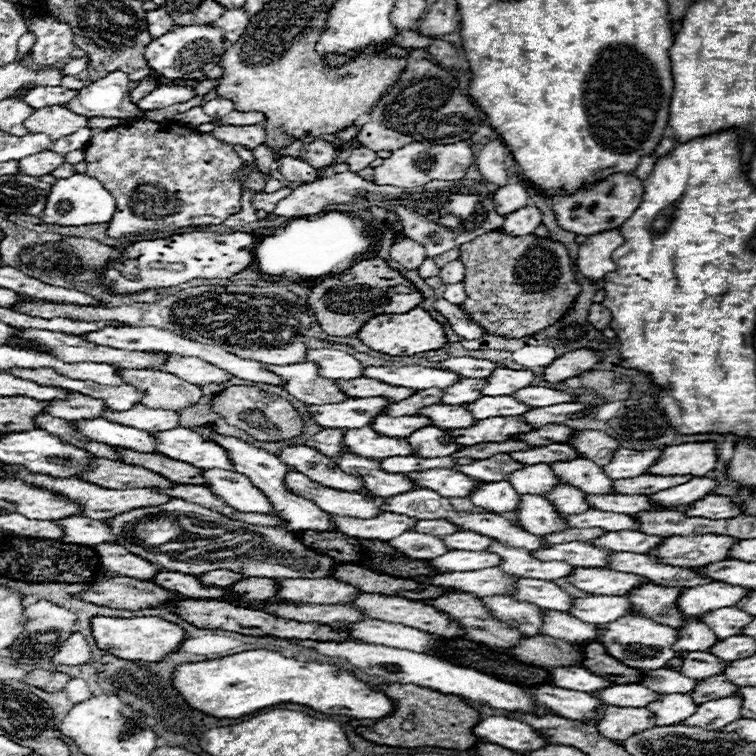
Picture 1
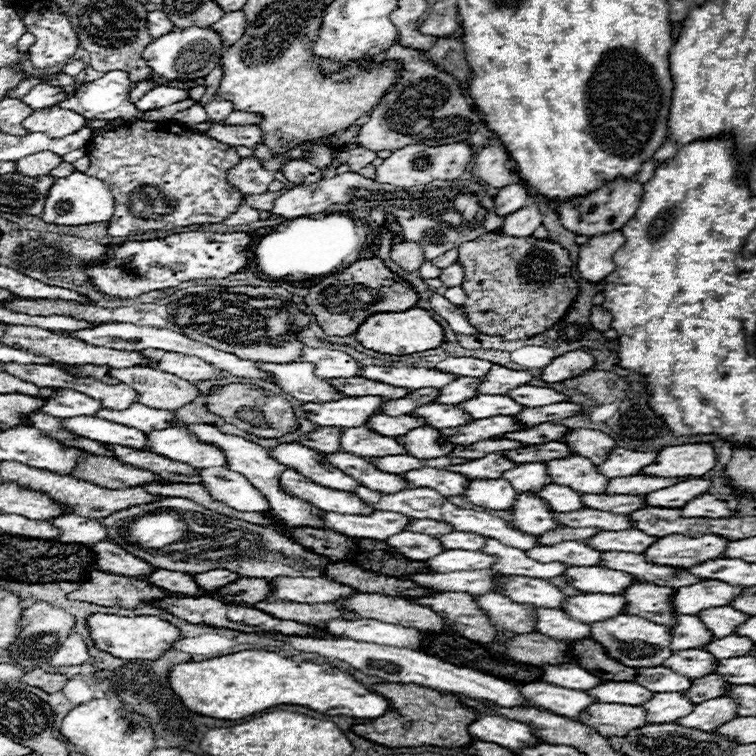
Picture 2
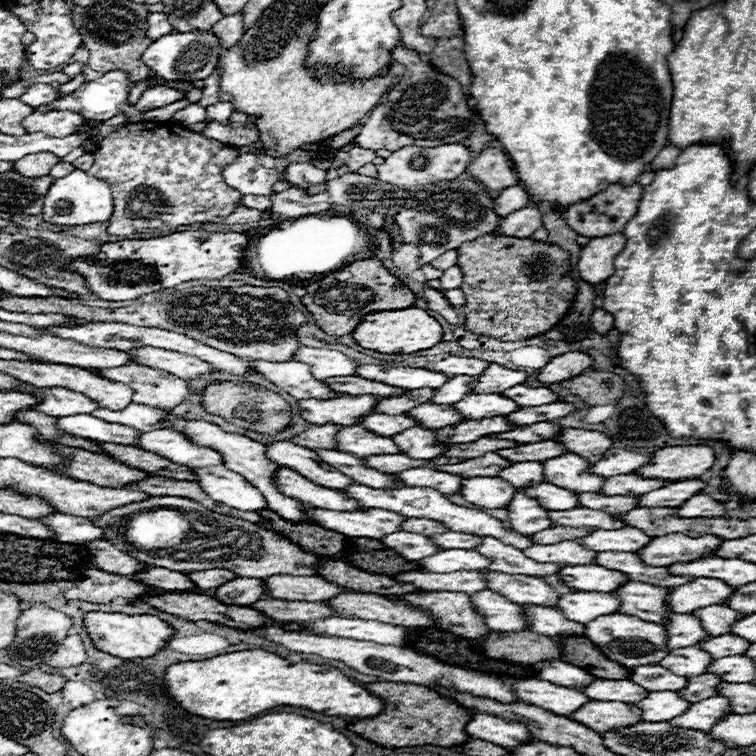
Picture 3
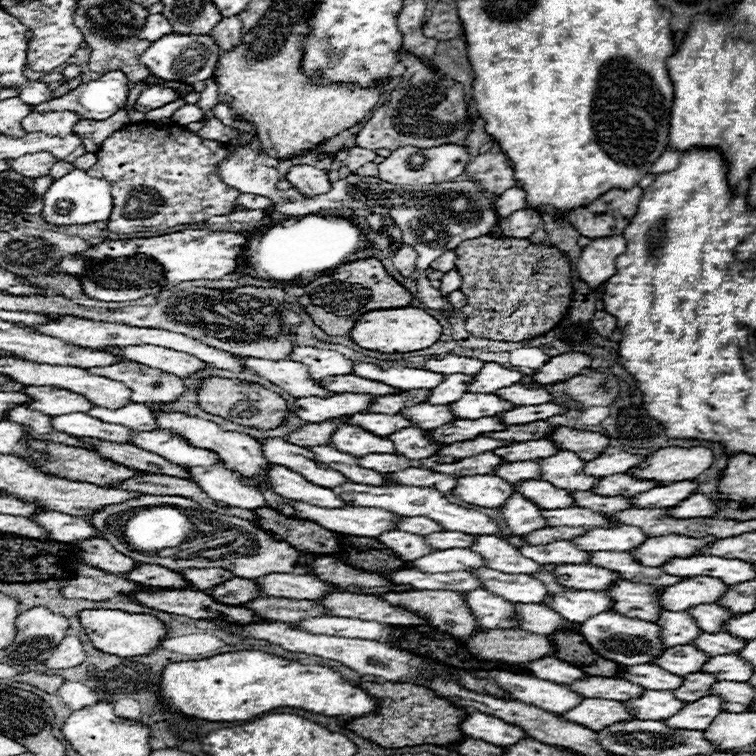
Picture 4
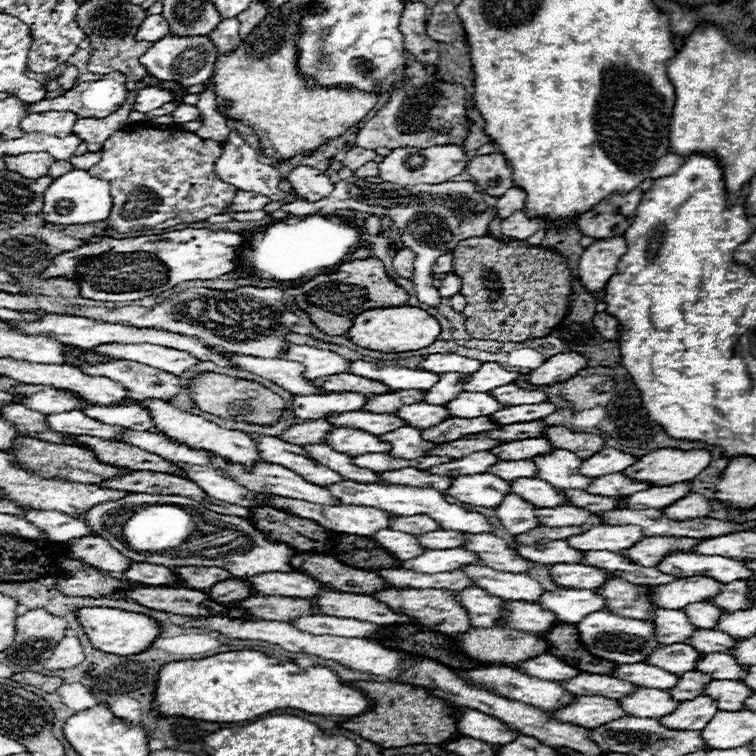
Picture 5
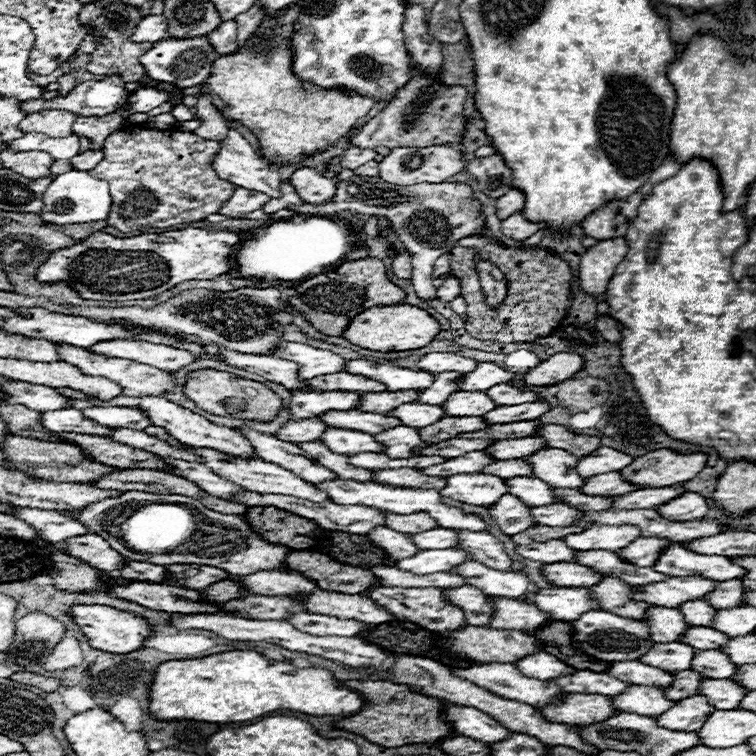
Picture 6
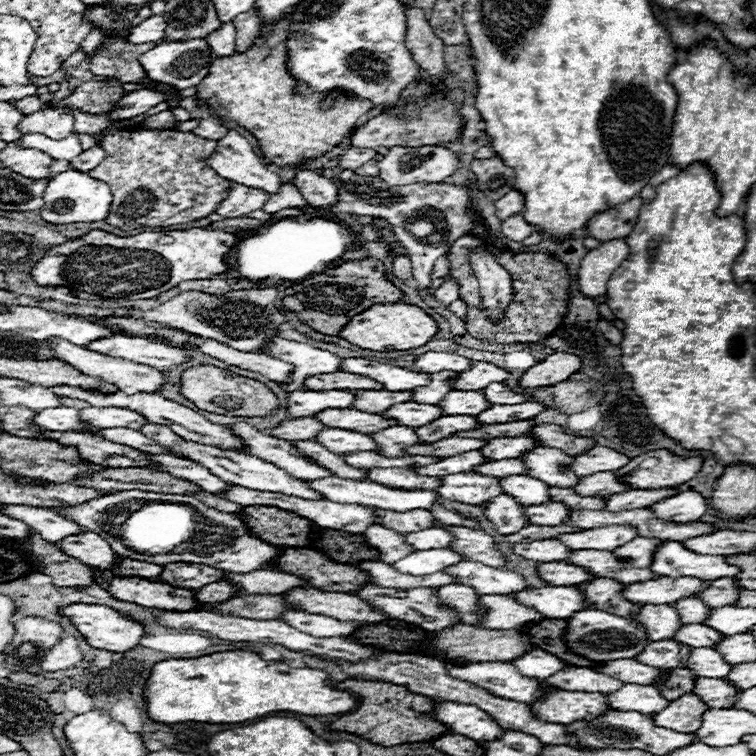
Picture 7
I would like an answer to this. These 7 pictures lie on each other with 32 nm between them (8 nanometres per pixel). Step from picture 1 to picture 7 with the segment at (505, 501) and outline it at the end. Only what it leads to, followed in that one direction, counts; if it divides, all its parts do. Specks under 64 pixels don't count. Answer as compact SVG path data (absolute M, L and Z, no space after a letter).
M474 472L474 474L450 474L448 478L442 478L442 486L438 488L438 494L446 500L480 506L504 494L504 490L496 476L484 476Z

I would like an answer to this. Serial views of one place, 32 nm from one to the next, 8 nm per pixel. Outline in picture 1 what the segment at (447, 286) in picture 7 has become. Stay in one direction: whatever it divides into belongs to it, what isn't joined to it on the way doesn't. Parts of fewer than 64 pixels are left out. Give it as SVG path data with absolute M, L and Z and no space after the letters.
M454 260L450 264L446 264L442 270L440 270L440 278L444 284L456 284L456 282L462 282L464 278L464 264L460 260Z

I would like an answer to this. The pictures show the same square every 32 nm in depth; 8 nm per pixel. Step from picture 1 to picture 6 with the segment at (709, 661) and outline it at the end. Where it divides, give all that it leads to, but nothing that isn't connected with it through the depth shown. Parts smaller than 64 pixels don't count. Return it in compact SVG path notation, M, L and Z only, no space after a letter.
M672 642L672 644L656 644L652 652L648 652L642 662L648 666L662 668L666 672L680 672L680 670L690 670L692 668L692 658L694 658L694 648L682 642Z

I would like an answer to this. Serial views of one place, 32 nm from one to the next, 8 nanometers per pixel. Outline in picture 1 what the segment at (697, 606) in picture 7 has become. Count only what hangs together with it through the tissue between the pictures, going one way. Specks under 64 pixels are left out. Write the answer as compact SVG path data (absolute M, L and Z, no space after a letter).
M720 608L714 610L712 614L702 614L702 618L708 624L708 628L714 630L714 634L720 640L724 640L728 636L740 636L742 628L748 626L754 616L740 608Z

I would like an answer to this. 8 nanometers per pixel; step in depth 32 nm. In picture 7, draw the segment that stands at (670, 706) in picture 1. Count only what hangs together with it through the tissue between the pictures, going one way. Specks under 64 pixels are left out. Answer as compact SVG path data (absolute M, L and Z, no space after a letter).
M626 684L616 694L606 696L608 702L612 702L614 710L636 710L640 714L658 714L662 712L670 702L660 694L654 686L642 686L642 684Z

